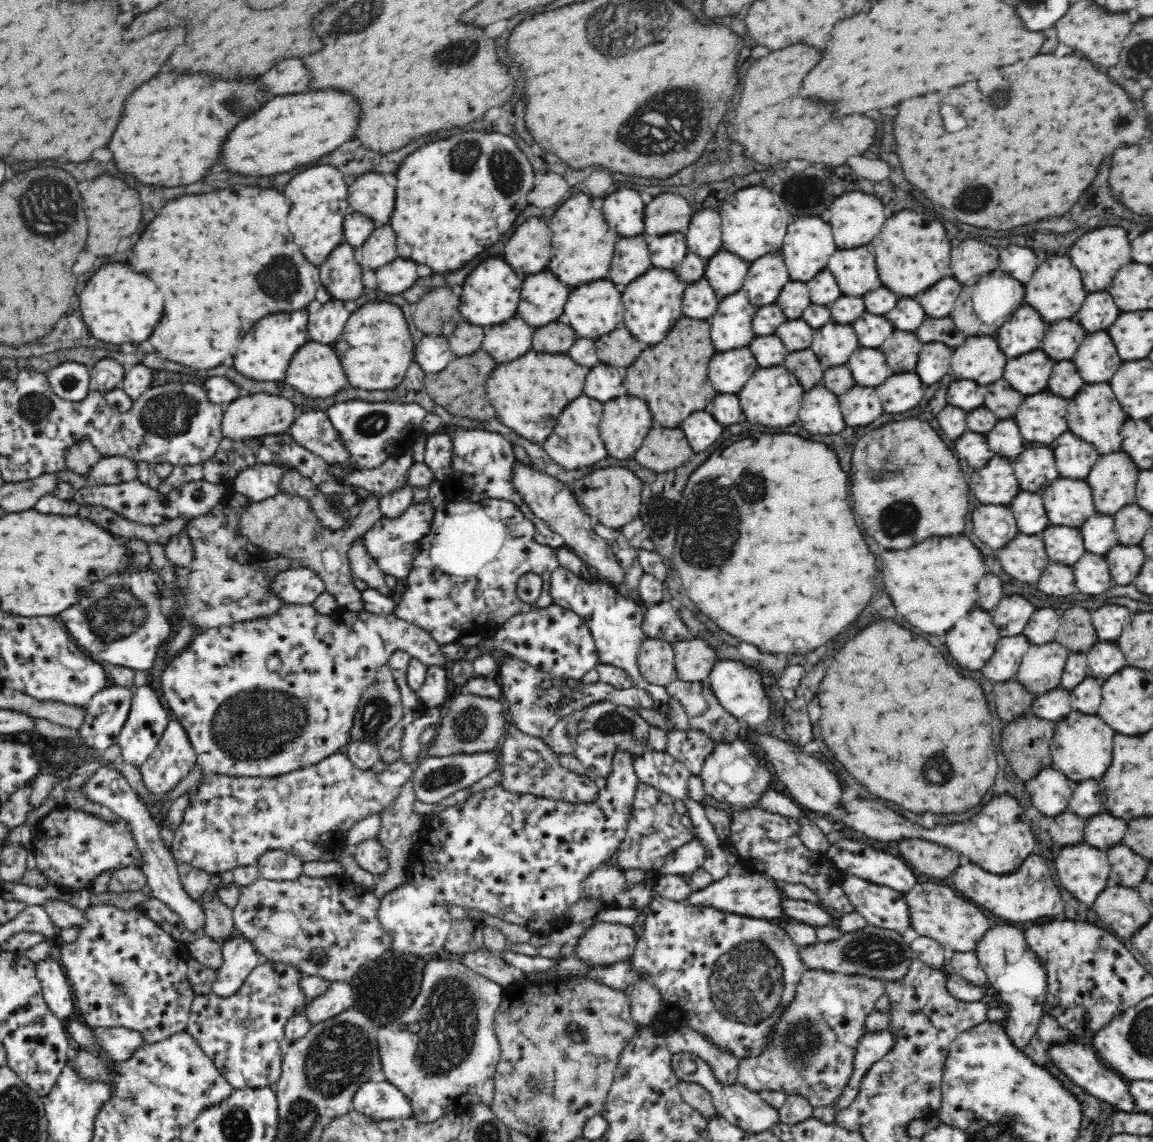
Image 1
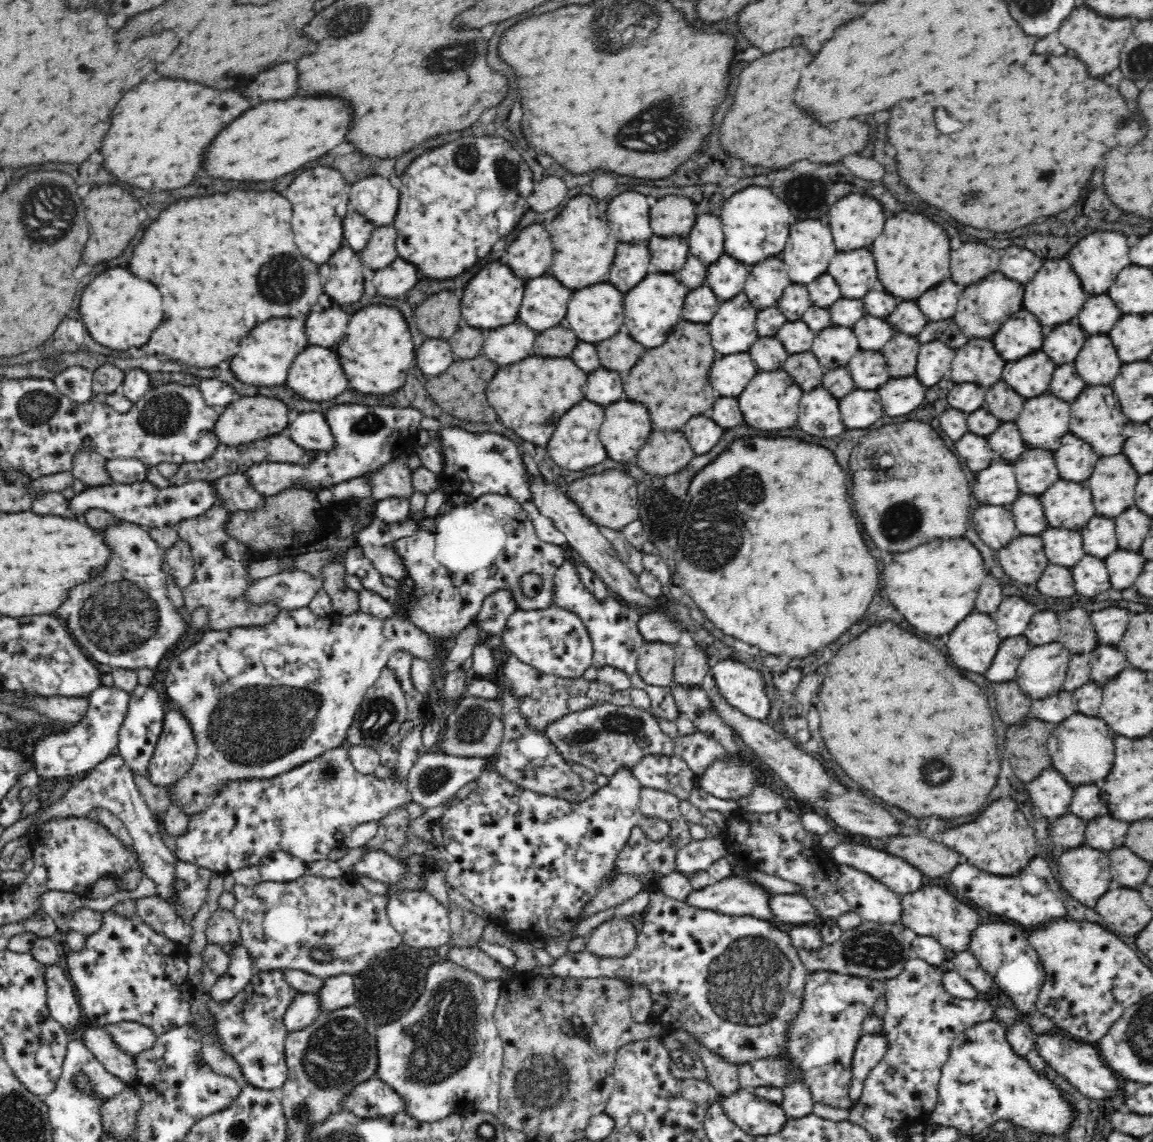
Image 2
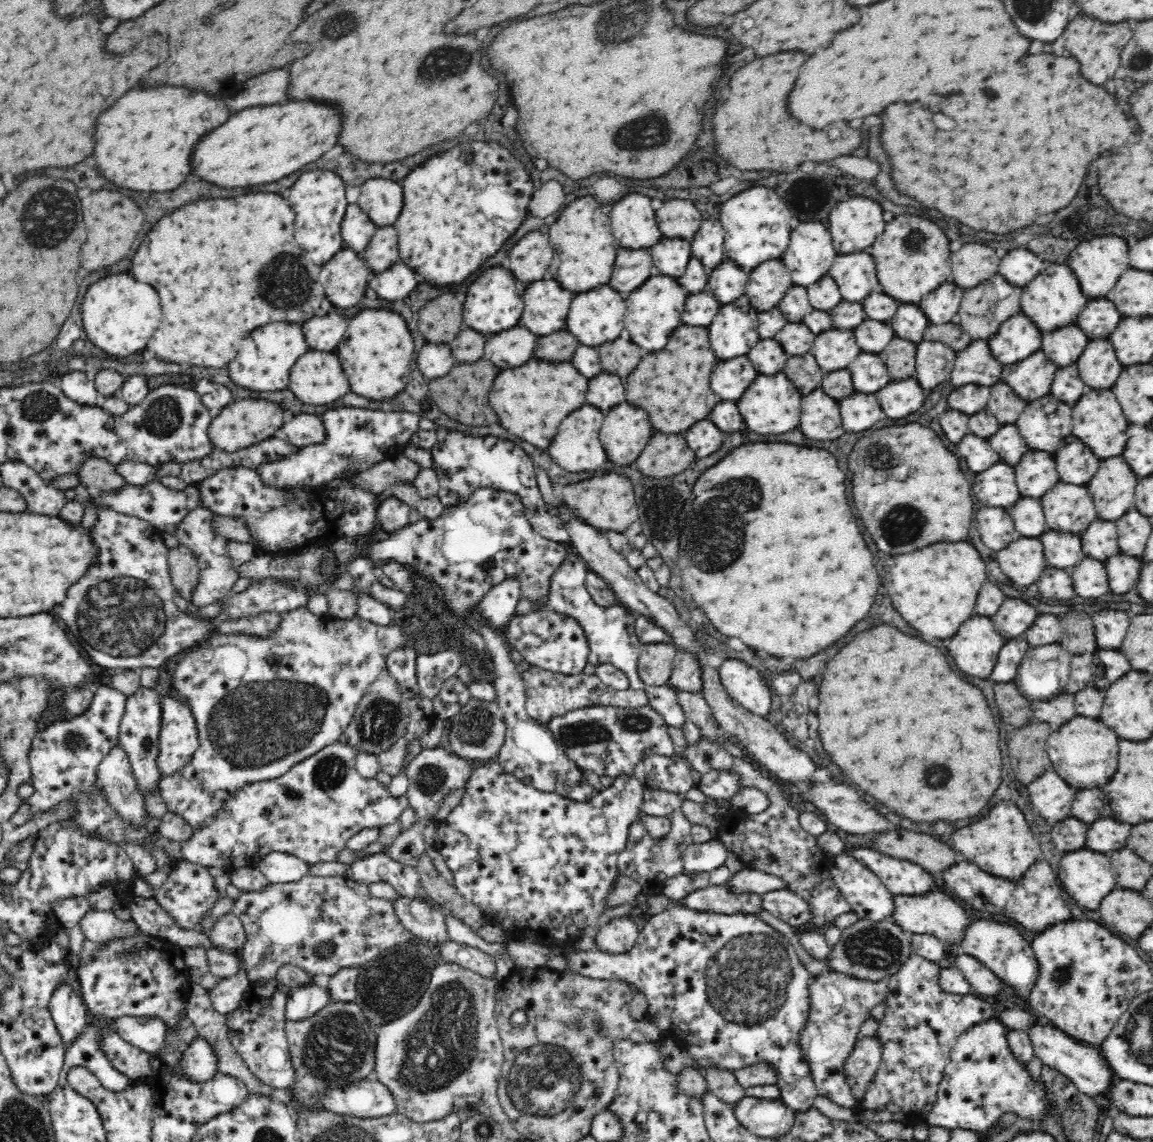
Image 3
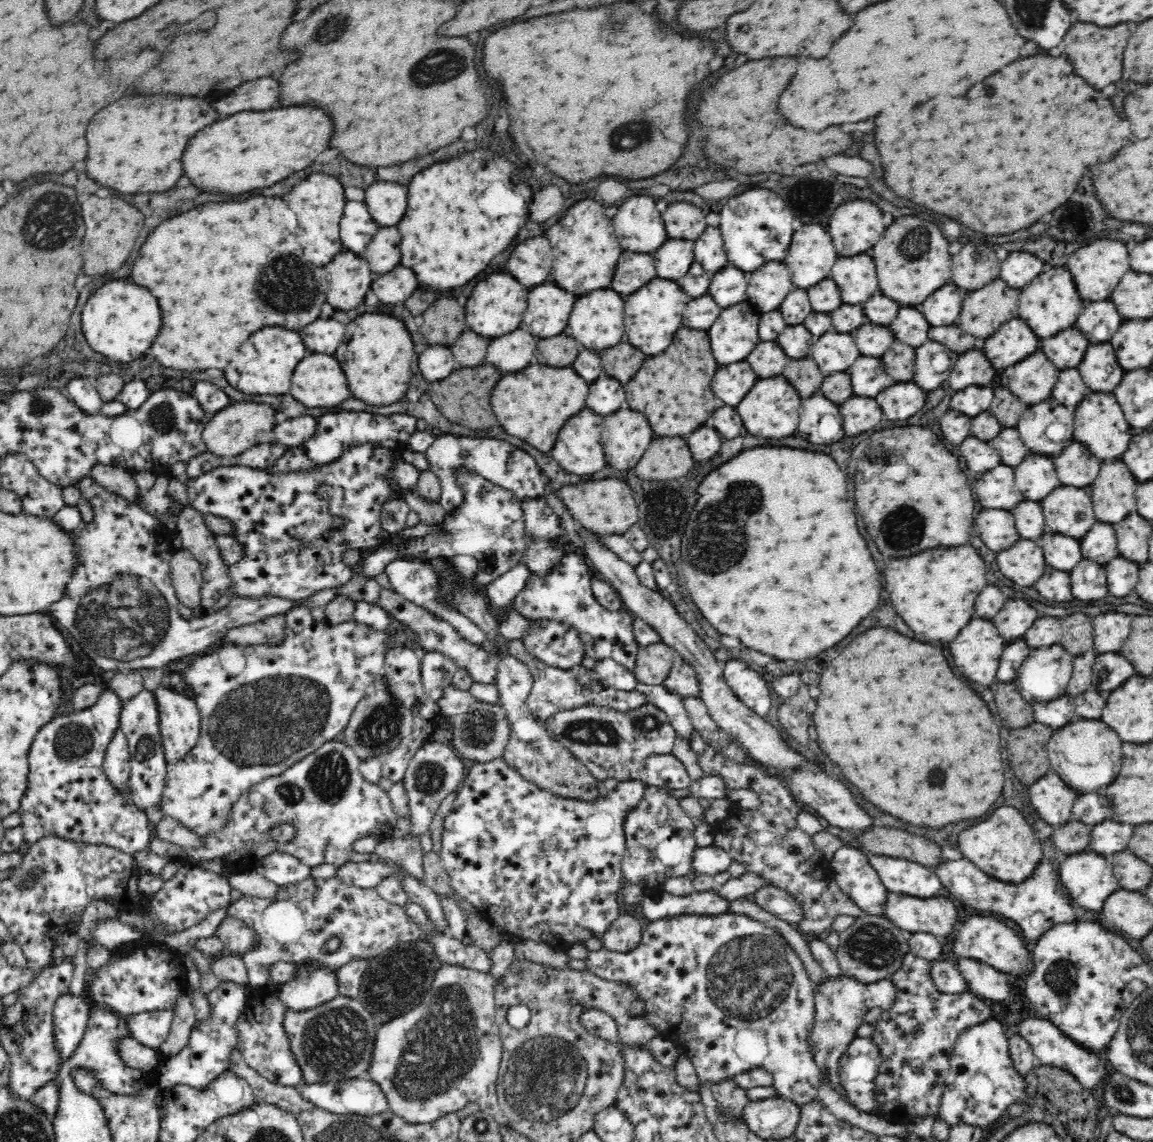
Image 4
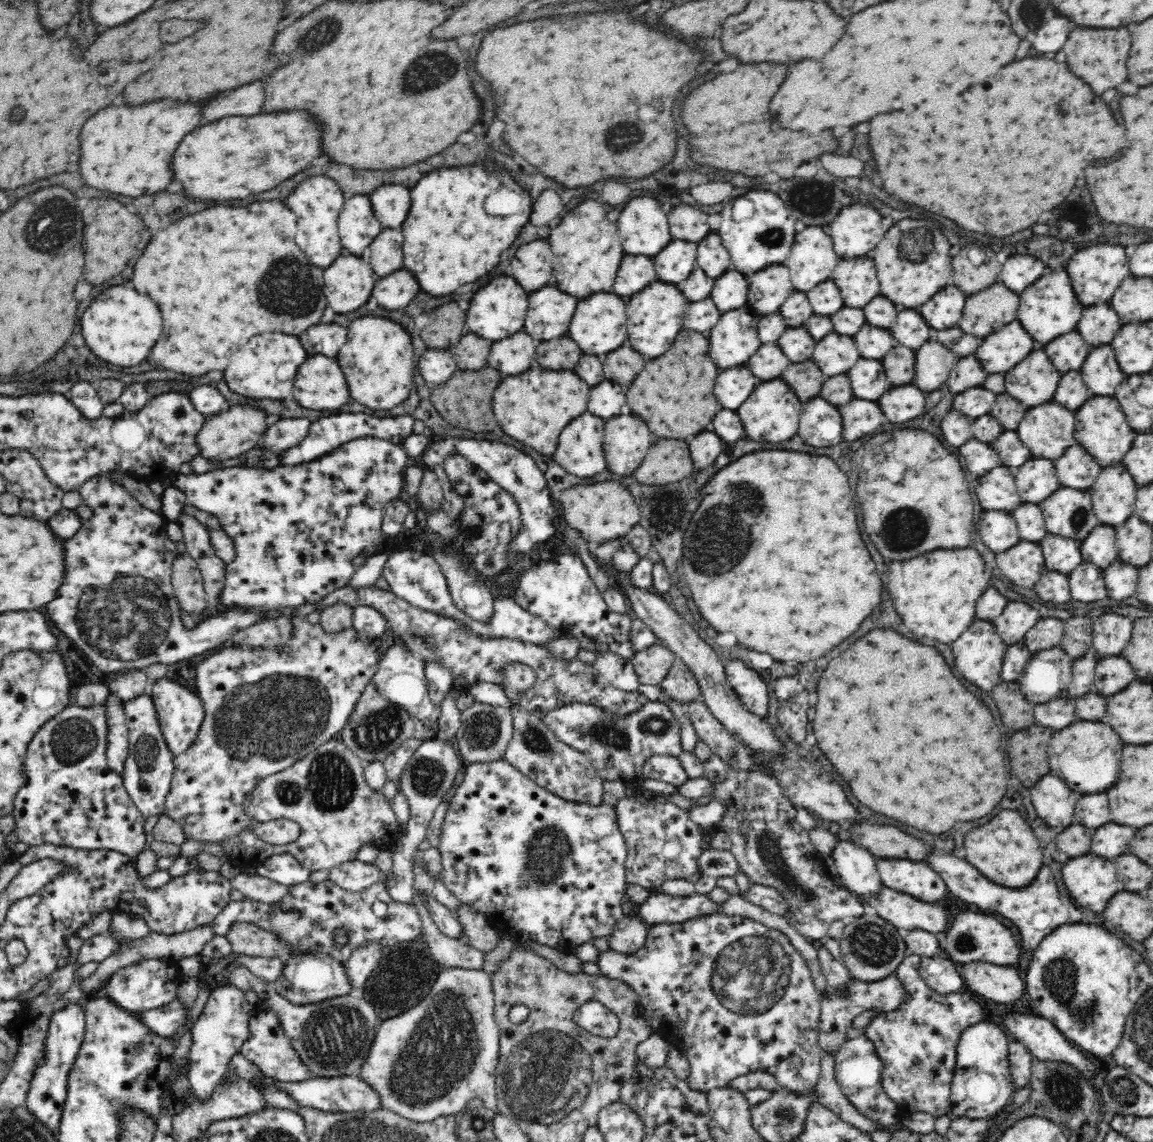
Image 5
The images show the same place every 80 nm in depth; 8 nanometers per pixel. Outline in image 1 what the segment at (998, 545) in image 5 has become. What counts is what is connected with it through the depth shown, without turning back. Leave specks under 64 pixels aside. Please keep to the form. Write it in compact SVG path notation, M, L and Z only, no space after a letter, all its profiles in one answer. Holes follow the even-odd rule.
M978 506L972 512L974 532L990 548L1004 548L1018 534L1016 520L1006 506Z

